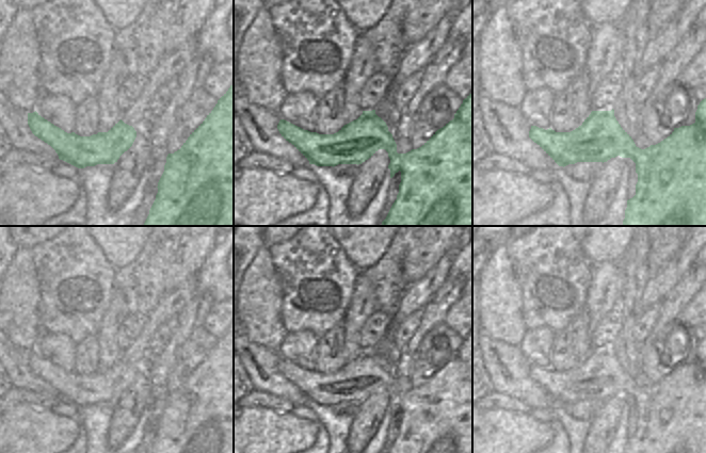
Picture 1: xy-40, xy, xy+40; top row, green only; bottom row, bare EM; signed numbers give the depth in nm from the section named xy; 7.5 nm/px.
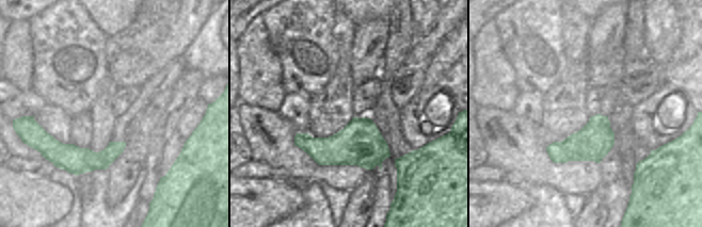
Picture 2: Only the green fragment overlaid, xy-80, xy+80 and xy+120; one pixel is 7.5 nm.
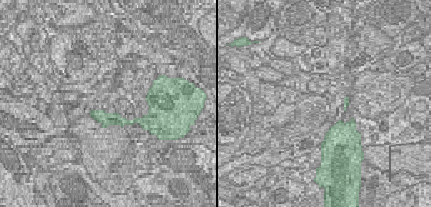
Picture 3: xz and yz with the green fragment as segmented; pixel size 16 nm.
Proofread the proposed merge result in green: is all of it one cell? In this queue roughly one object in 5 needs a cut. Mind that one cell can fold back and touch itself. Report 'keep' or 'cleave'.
keep

